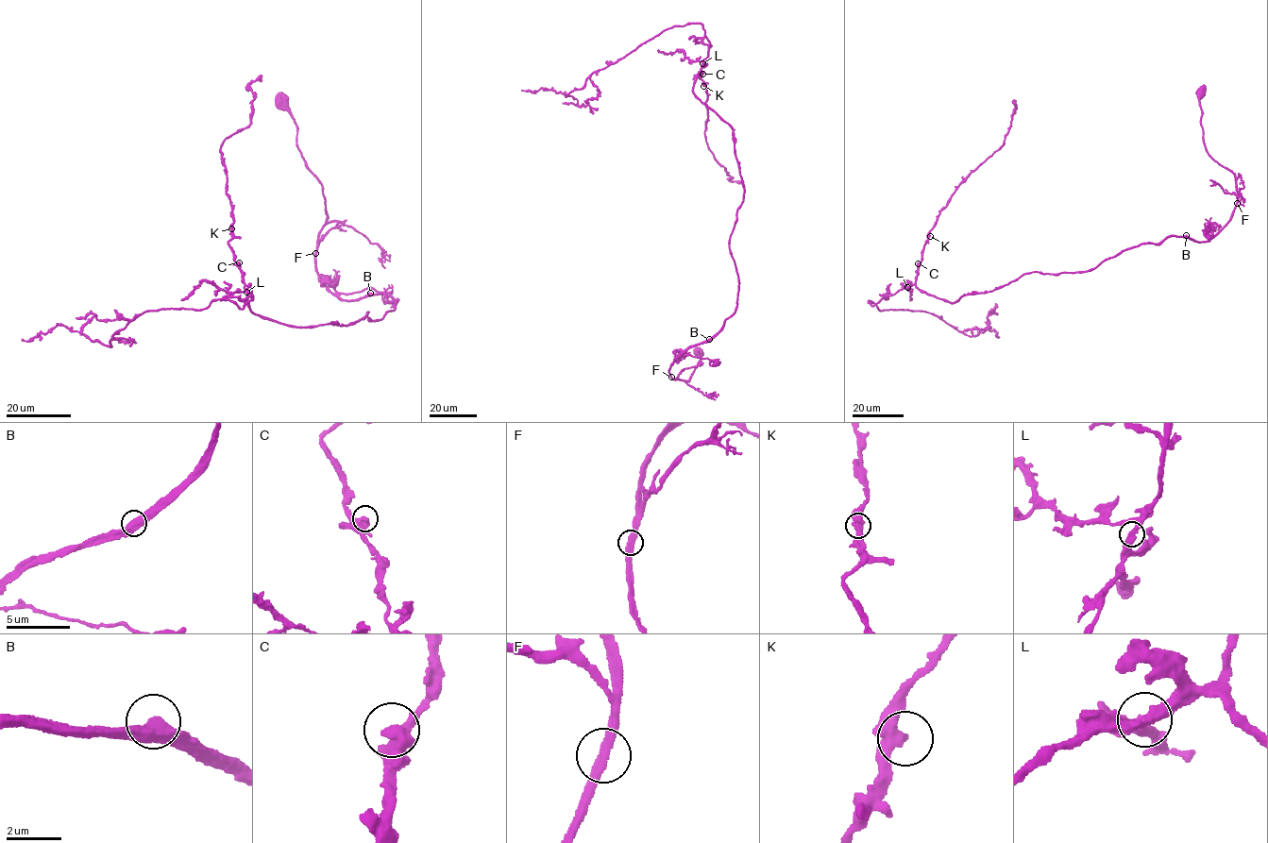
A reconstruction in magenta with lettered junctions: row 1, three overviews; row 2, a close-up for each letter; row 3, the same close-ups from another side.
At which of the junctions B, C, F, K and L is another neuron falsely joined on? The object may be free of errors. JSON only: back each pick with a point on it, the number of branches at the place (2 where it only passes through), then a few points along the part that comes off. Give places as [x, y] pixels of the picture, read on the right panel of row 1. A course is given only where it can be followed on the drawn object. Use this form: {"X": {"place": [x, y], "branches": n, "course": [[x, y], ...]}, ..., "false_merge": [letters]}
{"false_merge": []}

